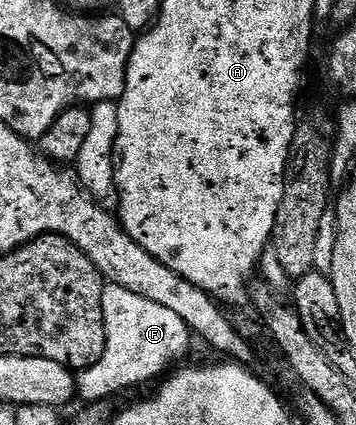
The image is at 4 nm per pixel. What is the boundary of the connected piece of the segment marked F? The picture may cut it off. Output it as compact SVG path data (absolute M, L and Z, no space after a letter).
M103 285L102 307L106 329L104 356L100 356L96 365L81 371L76 378L77 397L83 398L86 404L113 399L113 394L121 390L150 382L157 374L165 375L171 367L183 361L181 358L189 352L192 339L190 327L180 320L180 316L176 316L176 312L152 300L144 300L144 296L136 296L136 292L128 292L128 288Z

